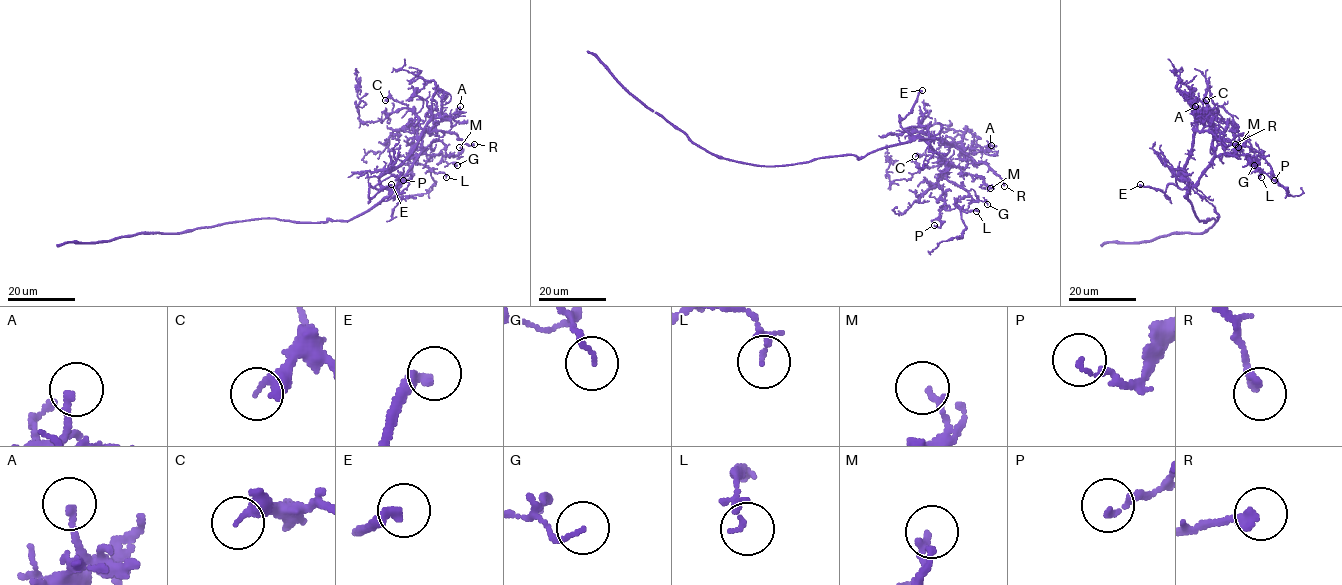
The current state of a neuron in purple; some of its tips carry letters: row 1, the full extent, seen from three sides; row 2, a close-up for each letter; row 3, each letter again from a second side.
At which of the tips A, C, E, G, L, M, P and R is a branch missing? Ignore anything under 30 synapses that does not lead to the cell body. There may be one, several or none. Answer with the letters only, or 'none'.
E

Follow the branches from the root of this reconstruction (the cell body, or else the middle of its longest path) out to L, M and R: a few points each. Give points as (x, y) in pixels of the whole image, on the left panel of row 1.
L: (336, 220), (352, 219), (386, 198), (412, 166), (416, 153), (437, 155), (425, 165), (446, 177)
M: (336, 220), (352, 219), (386, 198), (419, 155), (433, 141), (443, 144), (447, 155), (458, 154), (459, 147)
R: (336, 220), (352, 219), (388, 196), (380, 178), (409, 155), (424, 132), (453, 132), (474, 144)

